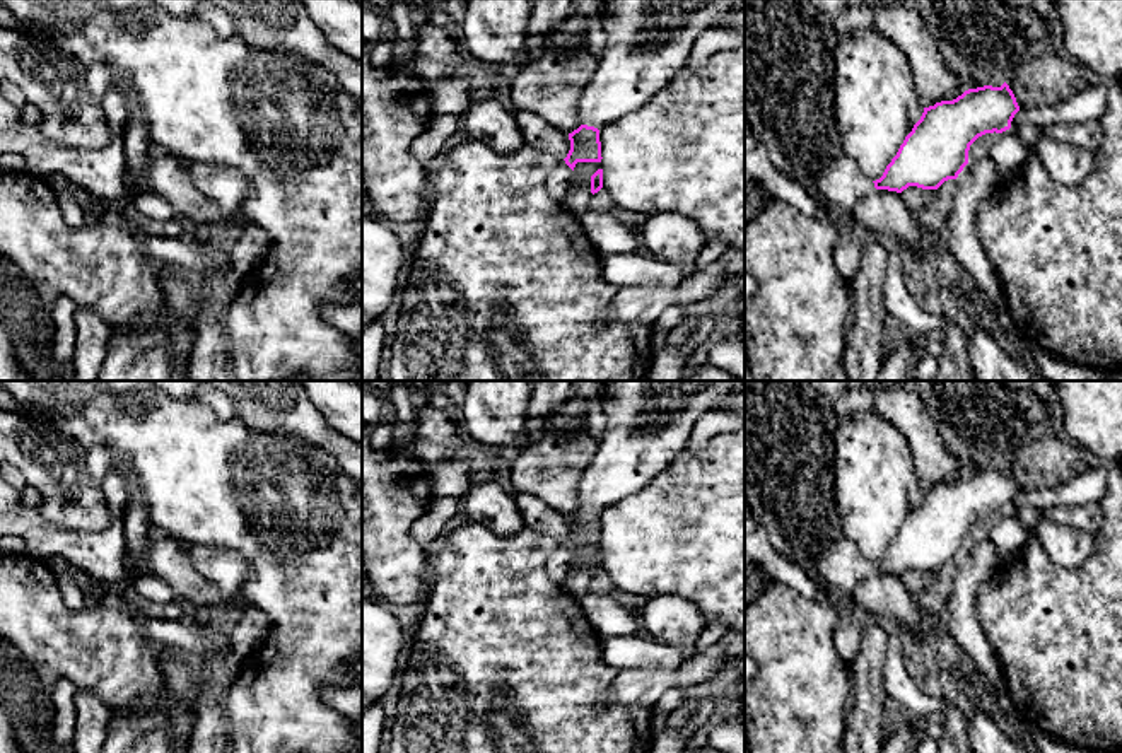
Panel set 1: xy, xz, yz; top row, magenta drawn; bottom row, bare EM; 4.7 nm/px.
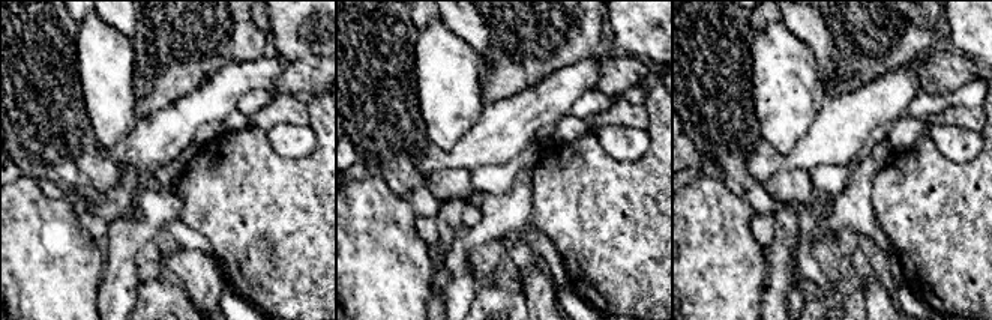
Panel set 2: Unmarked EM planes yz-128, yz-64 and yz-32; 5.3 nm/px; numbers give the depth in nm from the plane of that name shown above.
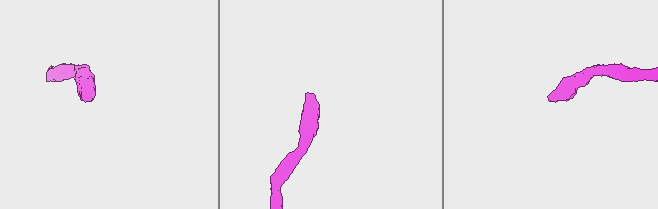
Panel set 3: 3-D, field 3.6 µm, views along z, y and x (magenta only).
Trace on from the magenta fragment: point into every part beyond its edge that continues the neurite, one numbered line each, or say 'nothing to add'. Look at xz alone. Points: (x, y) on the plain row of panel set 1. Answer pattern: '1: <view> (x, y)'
1: xz (648, 422)

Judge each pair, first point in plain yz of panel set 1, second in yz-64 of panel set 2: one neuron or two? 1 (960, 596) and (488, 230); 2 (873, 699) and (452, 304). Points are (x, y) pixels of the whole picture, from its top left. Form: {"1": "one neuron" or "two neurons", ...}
{"1": "one neuron", "2": "two neurons"}

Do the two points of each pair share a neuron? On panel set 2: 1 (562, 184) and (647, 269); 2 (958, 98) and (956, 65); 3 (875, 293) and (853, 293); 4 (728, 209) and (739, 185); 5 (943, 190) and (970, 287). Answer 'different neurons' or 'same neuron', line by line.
1: same neuron
2: different neurons
3: different neurons
4: different neurons
5: same neuron

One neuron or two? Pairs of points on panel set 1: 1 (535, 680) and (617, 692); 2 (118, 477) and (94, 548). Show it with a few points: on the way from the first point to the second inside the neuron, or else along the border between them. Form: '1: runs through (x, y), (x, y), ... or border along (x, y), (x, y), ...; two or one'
1: border along (617, 671), (605, 694), (605, 702), (641, 712); two
2: runs through (116, 494), (116, 526), (111, 531); one

